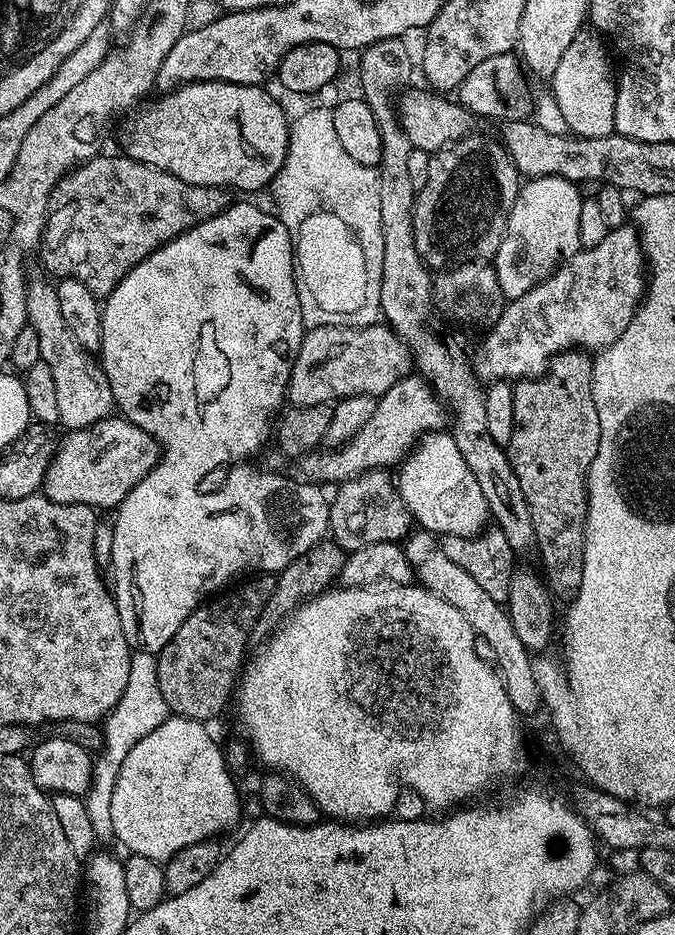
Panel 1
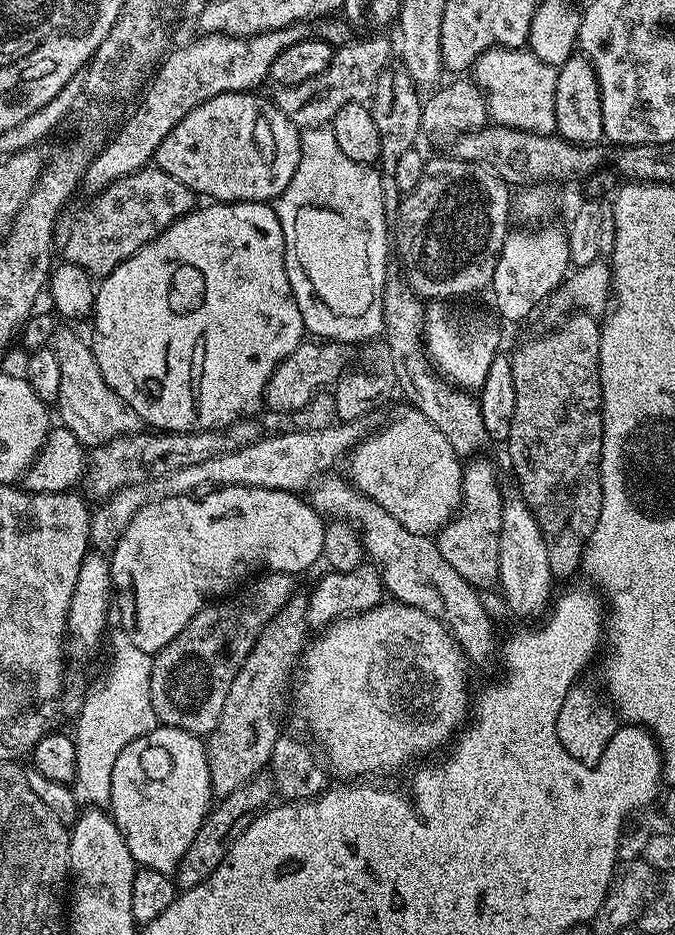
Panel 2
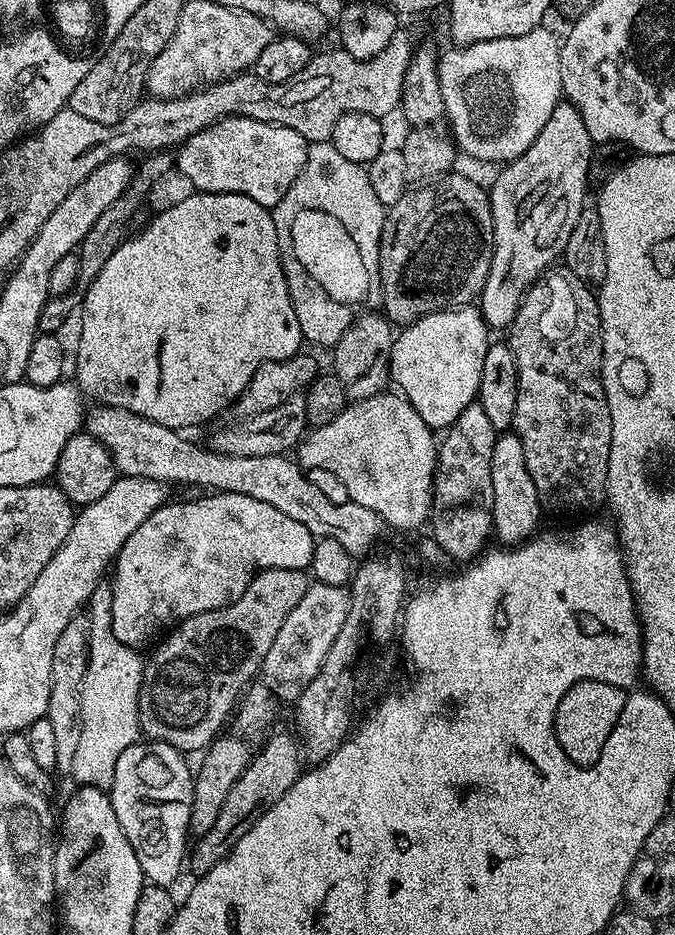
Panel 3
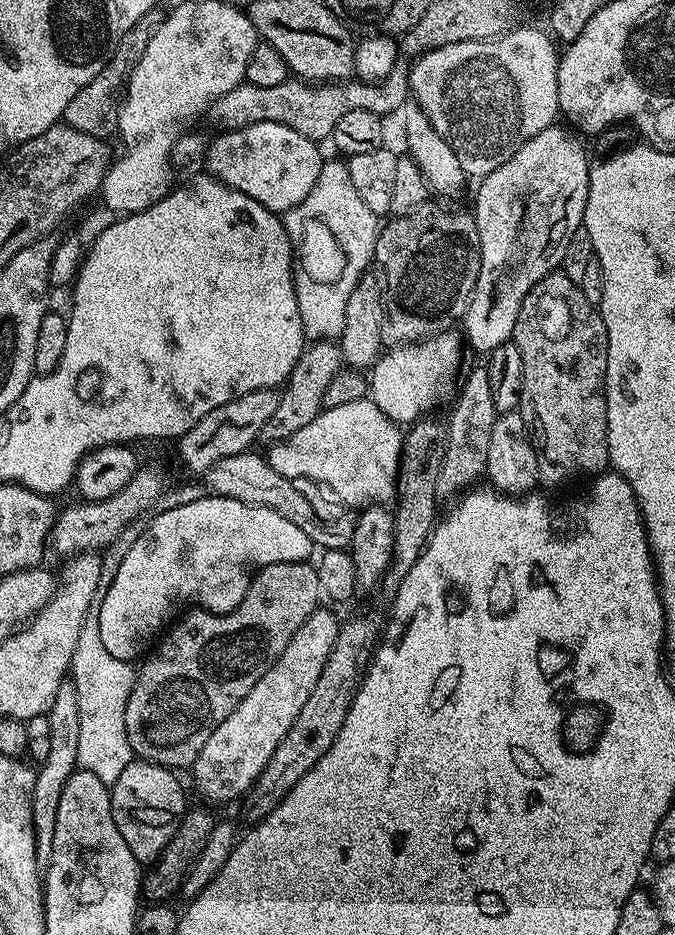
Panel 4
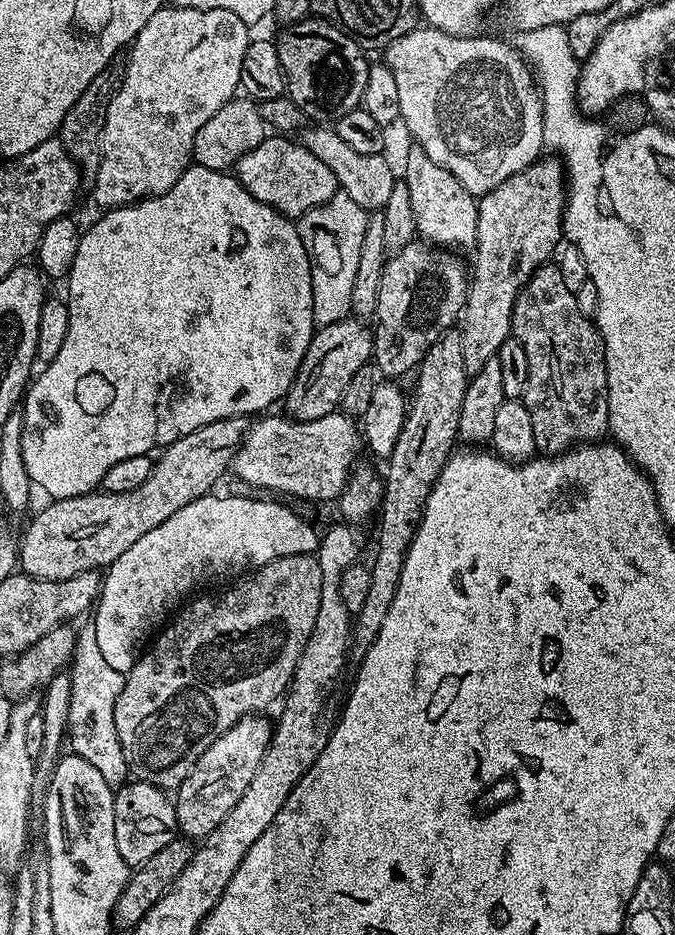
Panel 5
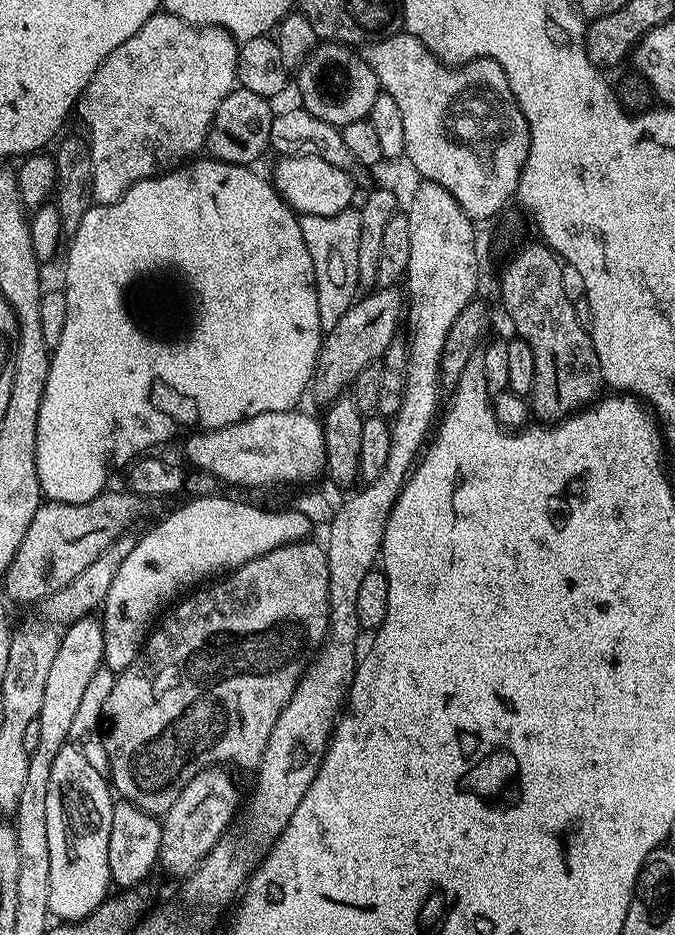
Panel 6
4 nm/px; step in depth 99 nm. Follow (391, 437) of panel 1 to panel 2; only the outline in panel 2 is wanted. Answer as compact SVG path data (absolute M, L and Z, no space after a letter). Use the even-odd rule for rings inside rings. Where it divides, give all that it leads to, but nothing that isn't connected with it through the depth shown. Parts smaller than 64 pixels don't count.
M354 420L348 423L337 422L326 430L309 432L291 430L292 432L284 432L281 436L266 434L242 450L218 458L206 458L206 462L197 462L195 466L182 466L182 470L174 470L174 474L166 474L157 480L147 480L144 484L135 484L118 490L101 503L104 505L100 509L92 512L92 544L100 550L111 549L126 530L126 526L130 526L134 514L142 510L142 506L146 506L151 500L161 500L167 496L186 496L195 493L197 491L195 488L204 490L209 486L216 488L242 486L299 493L321 476L331 473L335 469L332 467L351 453L366 435L363 426L361 421Z

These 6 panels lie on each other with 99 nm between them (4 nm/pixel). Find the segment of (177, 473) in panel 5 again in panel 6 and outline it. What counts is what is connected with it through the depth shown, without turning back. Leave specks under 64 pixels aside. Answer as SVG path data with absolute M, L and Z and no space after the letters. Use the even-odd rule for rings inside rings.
M123 491L104 492L93 500L41 503L38 514L34 514L34 522L30 522L30 530L26 530L26 538L22 538L22 546L18 546L10 570L2 578L5 594L20 604L36 604L39 600L40 603L47 601L50 594L74 582L102 550L125 535L131 529L128 527L139 518L145 501L131 491Z

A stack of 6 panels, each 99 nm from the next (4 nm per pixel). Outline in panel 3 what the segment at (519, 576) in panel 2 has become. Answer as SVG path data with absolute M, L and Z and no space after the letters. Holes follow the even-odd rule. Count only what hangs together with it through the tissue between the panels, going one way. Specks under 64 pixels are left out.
M509 430L497 435L494 442L494 454L490 458L490 482L494 486L494 506L492 507L492 527L494 536L501 545L515 546L537 535L540 524L540 503L542 497L538 486L534 486L534 478L530 478L530 470L526 470L526 454L522 451L522 442L515 431Z

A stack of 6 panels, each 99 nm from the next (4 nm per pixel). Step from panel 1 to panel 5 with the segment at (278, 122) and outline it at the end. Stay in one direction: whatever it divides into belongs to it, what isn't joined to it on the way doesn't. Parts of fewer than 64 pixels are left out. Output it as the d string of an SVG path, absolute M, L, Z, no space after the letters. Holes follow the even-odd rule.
M268 134L260 145L254 146L248 153L242 154L240 160L234 165L234 175L247 192L254 194L254 198L258 198L258 202L270 206L274 211L281 212L289 218L306 215L310 210L325 204L338 192L338 185L330 166L326 166L326 162L322 162L322 158L316 158L310 150L304 148L303 144L284 134Z

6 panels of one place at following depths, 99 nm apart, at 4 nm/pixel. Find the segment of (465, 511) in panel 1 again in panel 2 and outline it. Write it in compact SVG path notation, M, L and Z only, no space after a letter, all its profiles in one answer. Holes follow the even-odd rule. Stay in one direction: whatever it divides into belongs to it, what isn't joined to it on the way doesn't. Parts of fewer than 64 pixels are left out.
M404 406L373 436L372 433L365 435L352 449L347 464L352 487L378 502L386 514L394 514L414 534L432 536L439 532L456 515L464 495L461 457L446 442L442 430L426 414L411 406Z

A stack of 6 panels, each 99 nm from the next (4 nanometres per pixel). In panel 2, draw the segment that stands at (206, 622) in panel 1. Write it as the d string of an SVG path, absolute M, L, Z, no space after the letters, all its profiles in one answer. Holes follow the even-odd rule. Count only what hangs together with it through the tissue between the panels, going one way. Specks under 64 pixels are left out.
M264 572L257 575L247 587L229 595L223 602L205 604L198 610L198 614L194 614L194 618L190 618L190 622L186 622L182 634L166 642L166 646L162 646L162 650L152 656L150 702L154 706L157 721L163 727L186 730L204 738L214 730L214 726L218 726L218 714L222 714L222 702L226 702L226 690L230 690L234 674L242 670L242 662L246 662L254 650L254 642L262 630L278 614L278 610L286 606L288 599L297 595L298 588L292 580L295 579L286 572Z

